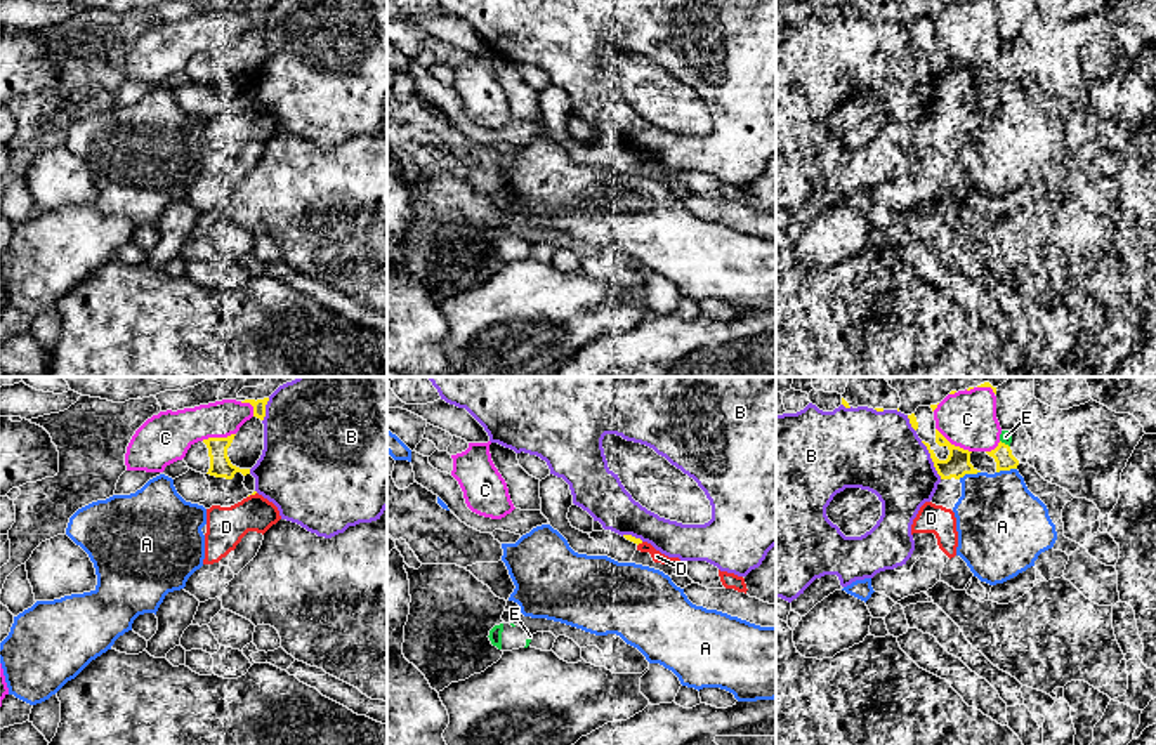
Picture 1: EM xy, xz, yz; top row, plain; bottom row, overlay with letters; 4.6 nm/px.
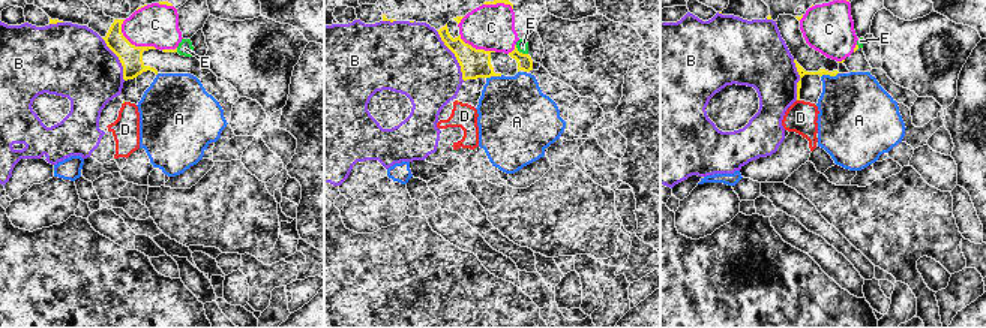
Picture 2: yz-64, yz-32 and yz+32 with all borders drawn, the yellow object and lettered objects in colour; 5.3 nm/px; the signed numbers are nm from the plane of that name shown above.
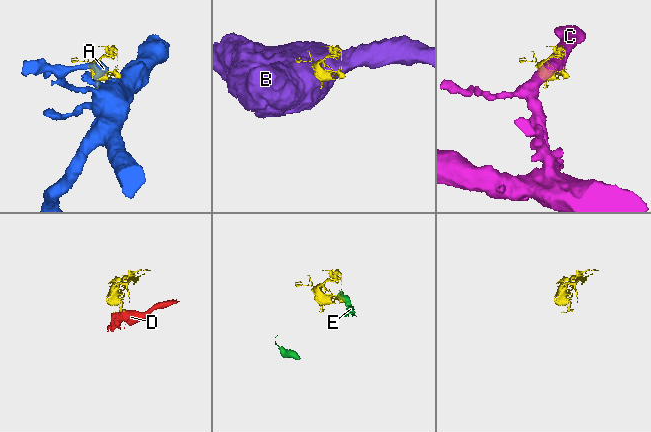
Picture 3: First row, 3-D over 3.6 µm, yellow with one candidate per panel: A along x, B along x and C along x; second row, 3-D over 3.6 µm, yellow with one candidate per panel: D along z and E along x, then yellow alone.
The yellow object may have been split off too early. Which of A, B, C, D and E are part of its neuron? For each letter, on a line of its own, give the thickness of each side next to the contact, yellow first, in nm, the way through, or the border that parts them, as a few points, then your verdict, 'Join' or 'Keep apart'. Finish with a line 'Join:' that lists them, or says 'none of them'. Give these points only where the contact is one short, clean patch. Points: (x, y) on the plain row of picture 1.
A: Thickness 120 nm (yellow) against 380 nm. Keep apart
B: Thickness 120 nm (yellow) against 380 nm. Keep apart
C: Thickness 120 nm (yellow) against 260 nm. Keep apart
D: Thickness 20 nm (yellow) against 180 nm. Keep apart
E: Thickness 90 nm (yellow) against 60 nm. Keep apart
Join: none of them

